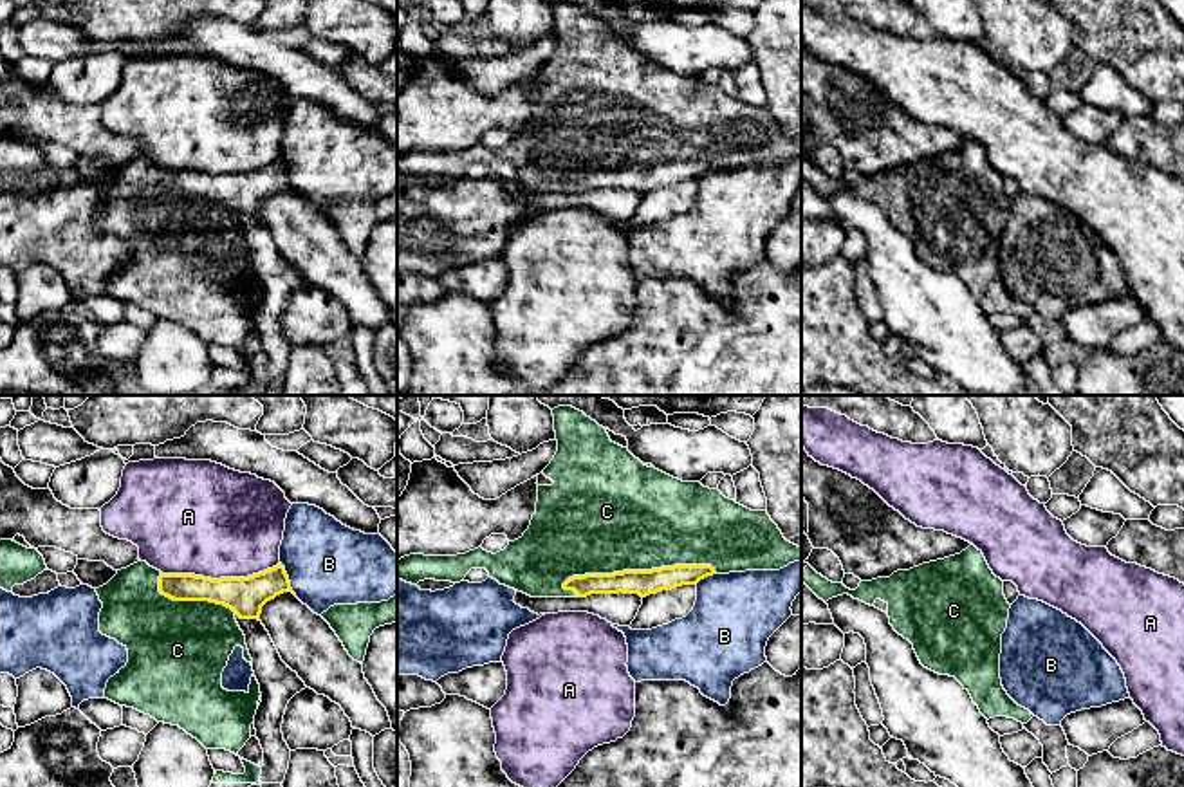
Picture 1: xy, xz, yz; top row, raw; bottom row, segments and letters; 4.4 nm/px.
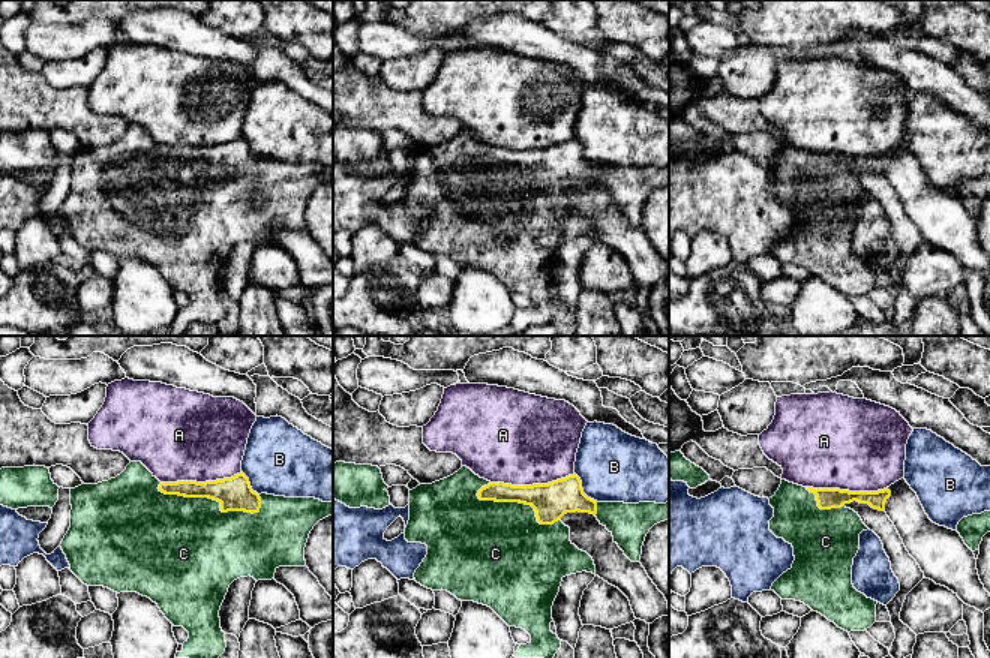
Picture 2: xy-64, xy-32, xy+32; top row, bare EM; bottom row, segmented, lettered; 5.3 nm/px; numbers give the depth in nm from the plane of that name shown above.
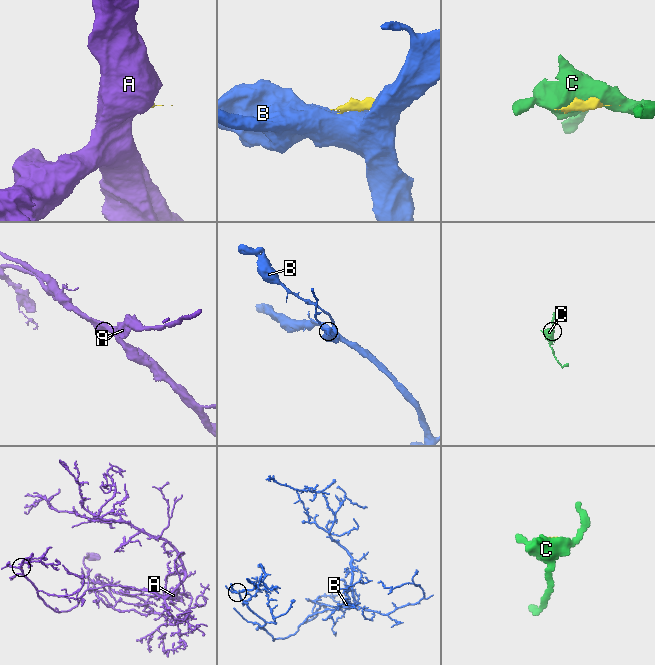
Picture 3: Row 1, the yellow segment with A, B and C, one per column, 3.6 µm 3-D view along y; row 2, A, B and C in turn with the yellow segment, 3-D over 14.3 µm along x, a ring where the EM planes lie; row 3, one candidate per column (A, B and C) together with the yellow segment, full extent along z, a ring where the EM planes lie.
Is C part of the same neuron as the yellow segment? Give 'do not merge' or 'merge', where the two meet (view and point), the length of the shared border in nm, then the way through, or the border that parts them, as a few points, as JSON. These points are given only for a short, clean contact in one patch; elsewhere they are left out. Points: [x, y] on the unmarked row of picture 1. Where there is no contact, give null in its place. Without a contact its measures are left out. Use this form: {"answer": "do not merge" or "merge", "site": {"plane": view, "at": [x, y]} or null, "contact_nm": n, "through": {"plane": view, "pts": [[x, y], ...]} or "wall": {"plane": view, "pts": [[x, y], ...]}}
{"answer": "merge", "site": {"plane": "xz", "at": [638, 166]}, "contact_nm": 700}

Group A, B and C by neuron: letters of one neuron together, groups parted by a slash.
A / B / C

